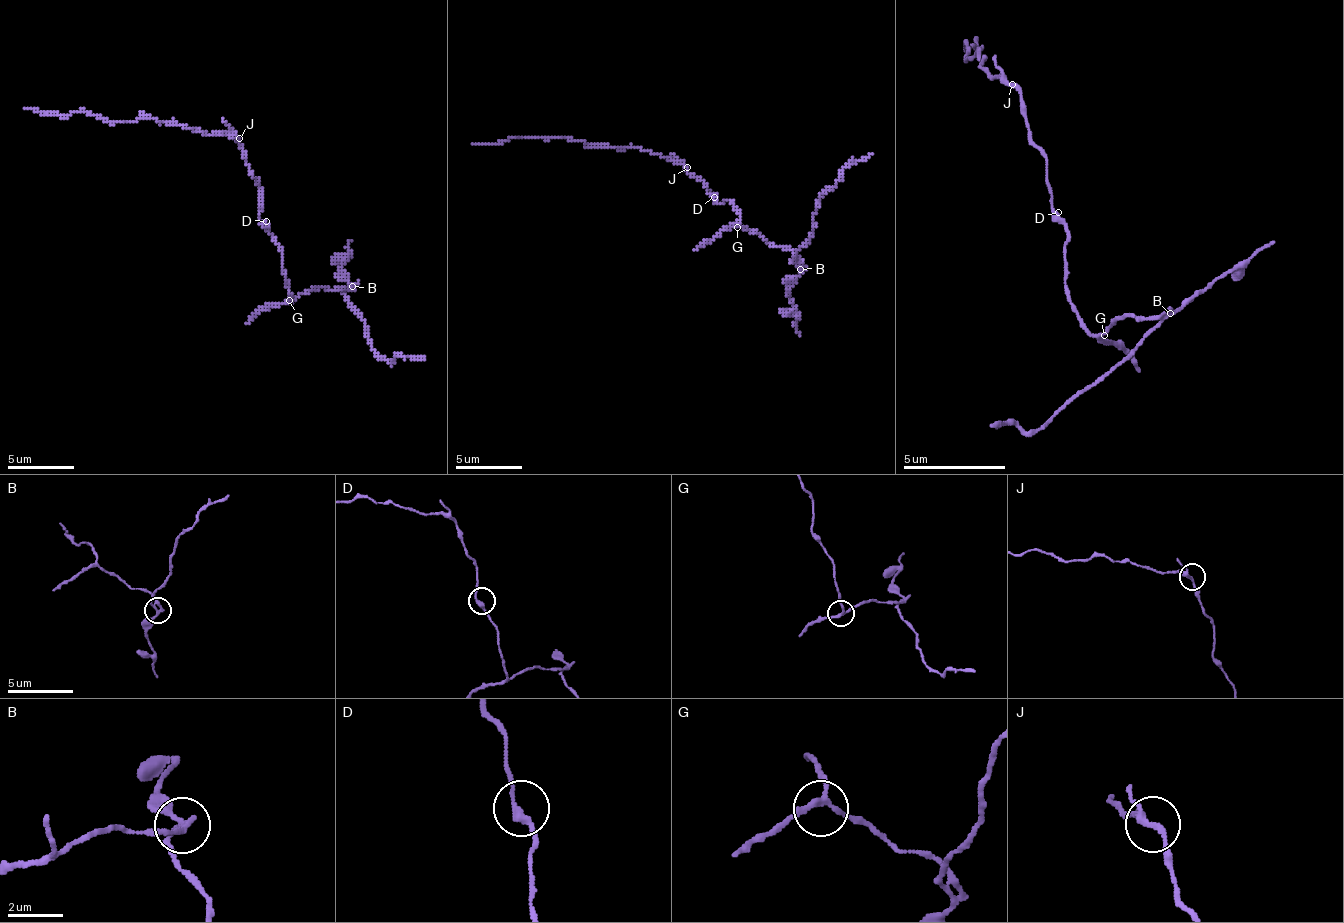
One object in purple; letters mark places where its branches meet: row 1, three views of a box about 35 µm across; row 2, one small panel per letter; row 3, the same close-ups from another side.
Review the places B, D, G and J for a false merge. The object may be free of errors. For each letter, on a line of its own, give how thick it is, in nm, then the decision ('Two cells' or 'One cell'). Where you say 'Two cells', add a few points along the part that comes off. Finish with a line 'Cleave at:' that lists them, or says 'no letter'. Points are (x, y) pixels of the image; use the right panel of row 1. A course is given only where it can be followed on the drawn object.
B: Thickness 180 nm. Two cells. Course of the part to remove: (1171, 315), (1032, 433), (1012, 422), (991, 428)
D: Thickness 240 nm. One cell
G: Thickness 180 nm. One cell
J: Thickness 190 nm. One cell
Cleave at: B

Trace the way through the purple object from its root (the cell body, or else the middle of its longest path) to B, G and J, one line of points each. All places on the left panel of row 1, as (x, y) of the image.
B: (262, 227), (282, 254), (282, 274), (292, 300), (322, 287), (328, 290), (348, 290), (352, 287)
G: (262, 227), (282, 254), (282, 274), (292, 297), (289, 300)
J: (262, 227), (259, 217), (259, 181), (246, 161), (246, 151), (239, 138)

